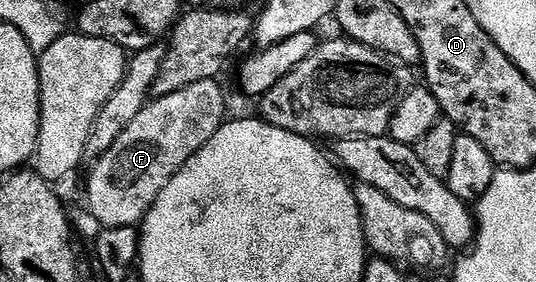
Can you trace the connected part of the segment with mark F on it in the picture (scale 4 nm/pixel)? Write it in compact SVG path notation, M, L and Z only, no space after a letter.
M218 79L193 82L185 86L185 90L177 90L177 94L154 97L134 122L125 126L125 134L105 150L101 159L90 165L87 208L99 226L142 225L153 202L157 202L157 194L169 186L169 178L173 178L225 123L227 100L219 83Z

